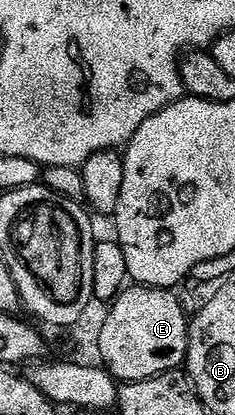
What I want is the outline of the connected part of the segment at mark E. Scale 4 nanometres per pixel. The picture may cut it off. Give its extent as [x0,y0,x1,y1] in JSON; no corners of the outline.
[98,285,189,384]

